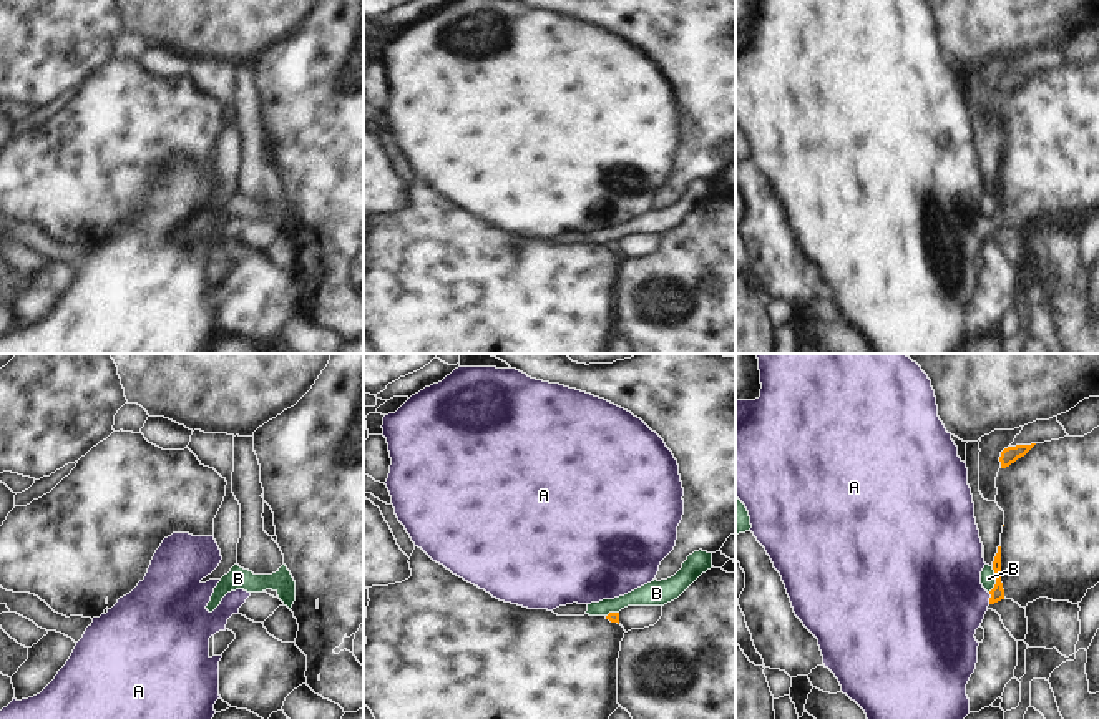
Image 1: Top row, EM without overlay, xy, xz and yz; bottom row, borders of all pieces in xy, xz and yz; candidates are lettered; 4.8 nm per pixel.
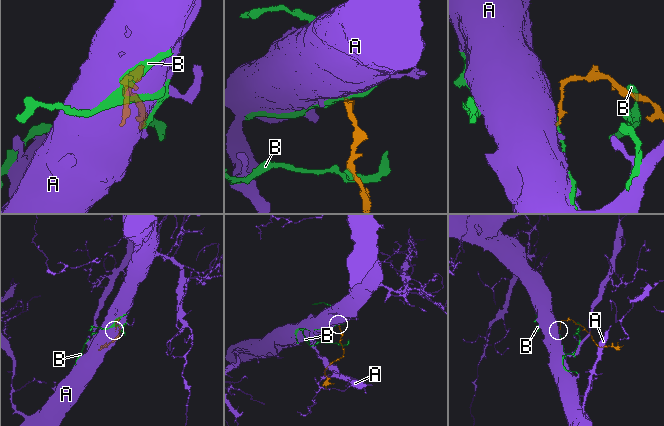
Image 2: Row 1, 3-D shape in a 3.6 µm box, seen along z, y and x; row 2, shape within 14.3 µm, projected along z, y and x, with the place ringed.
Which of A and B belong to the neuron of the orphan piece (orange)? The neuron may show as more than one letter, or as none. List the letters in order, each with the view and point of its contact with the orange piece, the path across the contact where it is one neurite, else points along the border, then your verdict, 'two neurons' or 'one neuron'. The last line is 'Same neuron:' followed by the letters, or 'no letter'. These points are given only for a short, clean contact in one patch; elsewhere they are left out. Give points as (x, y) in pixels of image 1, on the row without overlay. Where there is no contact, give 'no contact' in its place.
A: contact yz (990, 226); way yz (996, 221), (990, 226), (938, 229); one neuron
B: contact yz (996, 208); two neurons
Same neuron: A

